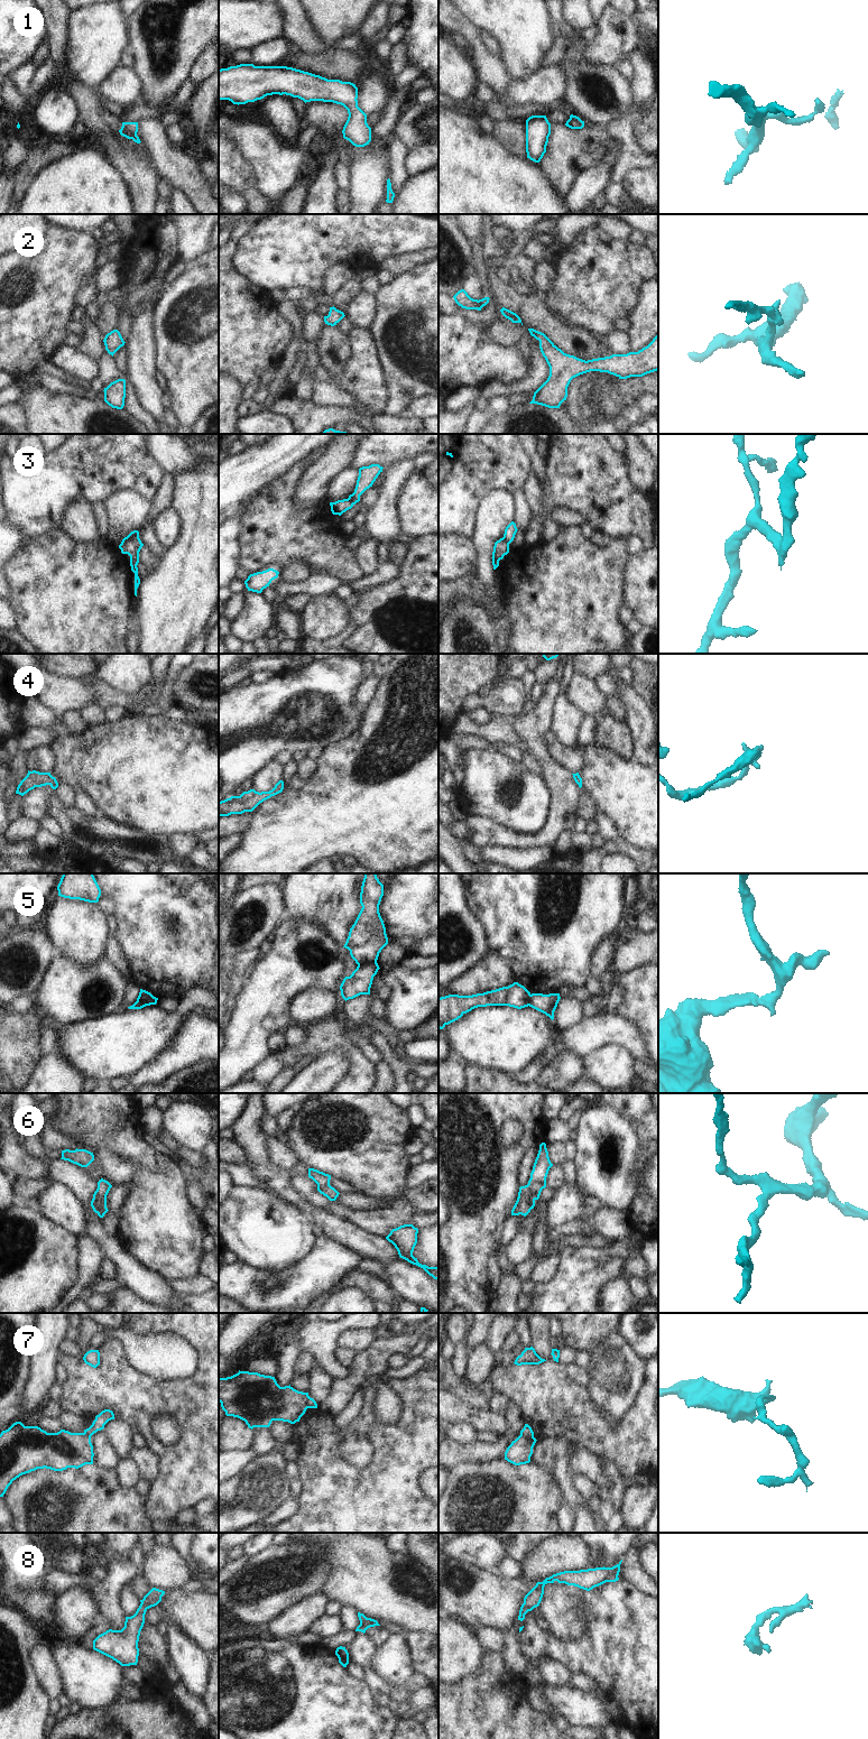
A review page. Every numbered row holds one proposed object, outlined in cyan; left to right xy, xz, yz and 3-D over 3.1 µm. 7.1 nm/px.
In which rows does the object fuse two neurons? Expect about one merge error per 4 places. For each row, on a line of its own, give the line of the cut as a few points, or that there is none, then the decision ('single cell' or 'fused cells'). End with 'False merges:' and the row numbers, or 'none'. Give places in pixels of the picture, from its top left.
1: no cut; single cell
2: no cut; single cell
3: cut in xy along (138, 536), (122, 542); fused cells
4: no cut; single cell
5: cut in xz along (376, 962), (358, 965); fused cells
6: no cut; single cell
7: cut in yz along (520, 1434), (527, 1439), (533, 1437); fused cells
8: no cut; single cell
False merges: 3, 5, 7

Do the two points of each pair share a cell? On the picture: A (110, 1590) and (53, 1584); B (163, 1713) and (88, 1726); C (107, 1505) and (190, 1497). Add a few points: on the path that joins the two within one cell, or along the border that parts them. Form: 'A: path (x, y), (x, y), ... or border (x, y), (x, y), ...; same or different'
A: path (95, 1588), (89, 1581), (67, 1581); same
B: path (144, 1727), (107, 1727); same
C: border (145, 1496), (146, 1513), (153, 1520); different

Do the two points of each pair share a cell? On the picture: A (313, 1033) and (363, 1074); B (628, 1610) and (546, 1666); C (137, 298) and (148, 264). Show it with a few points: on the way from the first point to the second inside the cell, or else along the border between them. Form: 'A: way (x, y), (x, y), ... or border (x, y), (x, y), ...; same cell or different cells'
A: way (328, 1036), (333, 1036), (357, 1060); same cell
B: border (536, 1667), (543, 1659), (553, 1658), (571, 1675); different cells
C: way (140, 289), (146, 273); same cell

